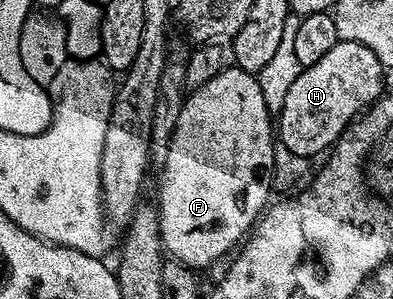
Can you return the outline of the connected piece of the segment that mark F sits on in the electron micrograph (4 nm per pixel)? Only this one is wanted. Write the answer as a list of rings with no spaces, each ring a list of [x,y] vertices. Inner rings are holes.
[[[235,66],[227,68],[222,74],[214,74],[210,82],[195,89],[185,99],[170,142],[170,154],[162,170],[161,176],[164,177],[160,180],[158,207],[164,252],[193,270],[201,270],[219,256],[226,255],[228,251],[231,253],[251,233],[265,211],[269,203],[268,192],[273,191],[274,170],[274,120],[266,106],[266,98],[262,98],[259,79]]]

